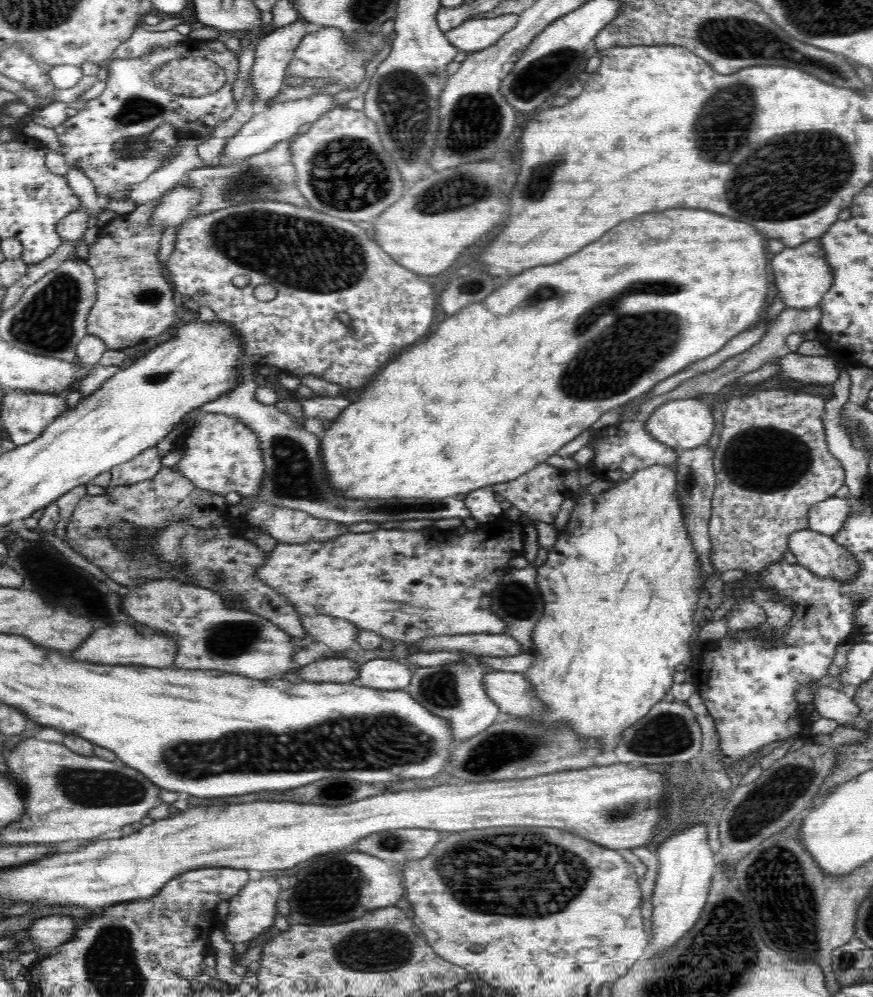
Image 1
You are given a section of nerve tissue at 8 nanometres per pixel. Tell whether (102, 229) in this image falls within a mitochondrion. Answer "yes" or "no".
no

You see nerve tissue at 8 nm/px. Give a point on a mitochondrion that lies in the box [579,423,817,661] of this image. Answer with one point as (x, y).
(689, 480)

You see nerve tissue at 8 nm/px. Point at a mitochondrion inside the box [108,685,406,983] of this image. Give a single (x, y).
(329, 891)

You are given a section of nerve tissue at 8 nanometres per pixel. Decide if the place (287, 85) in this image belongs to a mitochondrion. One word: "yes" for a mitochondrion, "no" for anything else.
no

